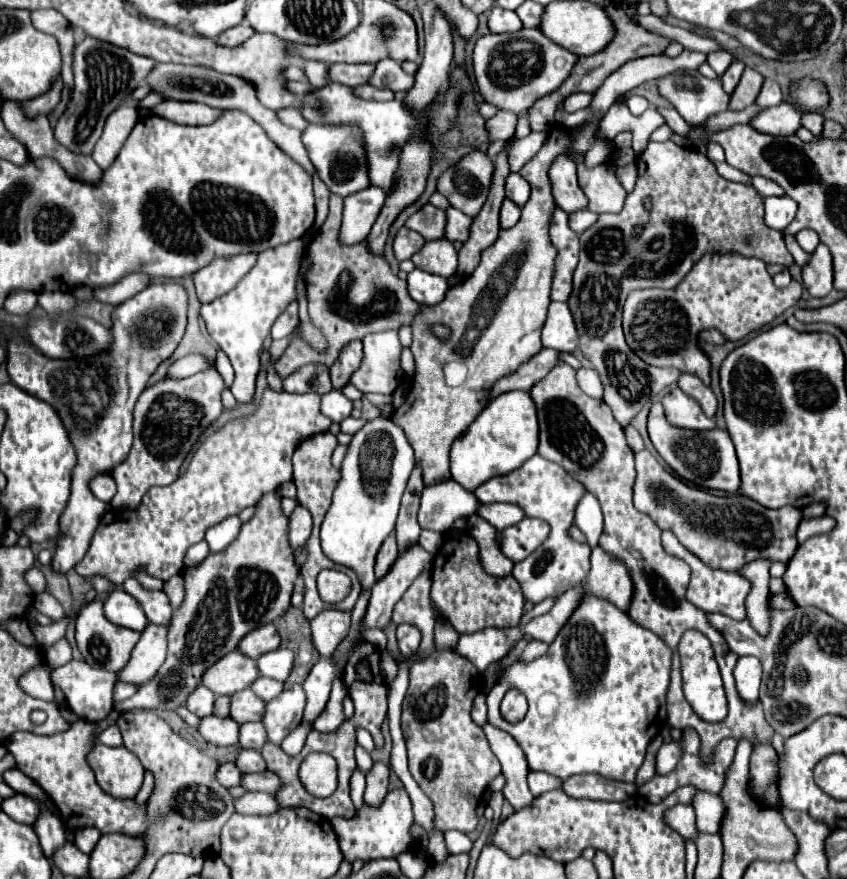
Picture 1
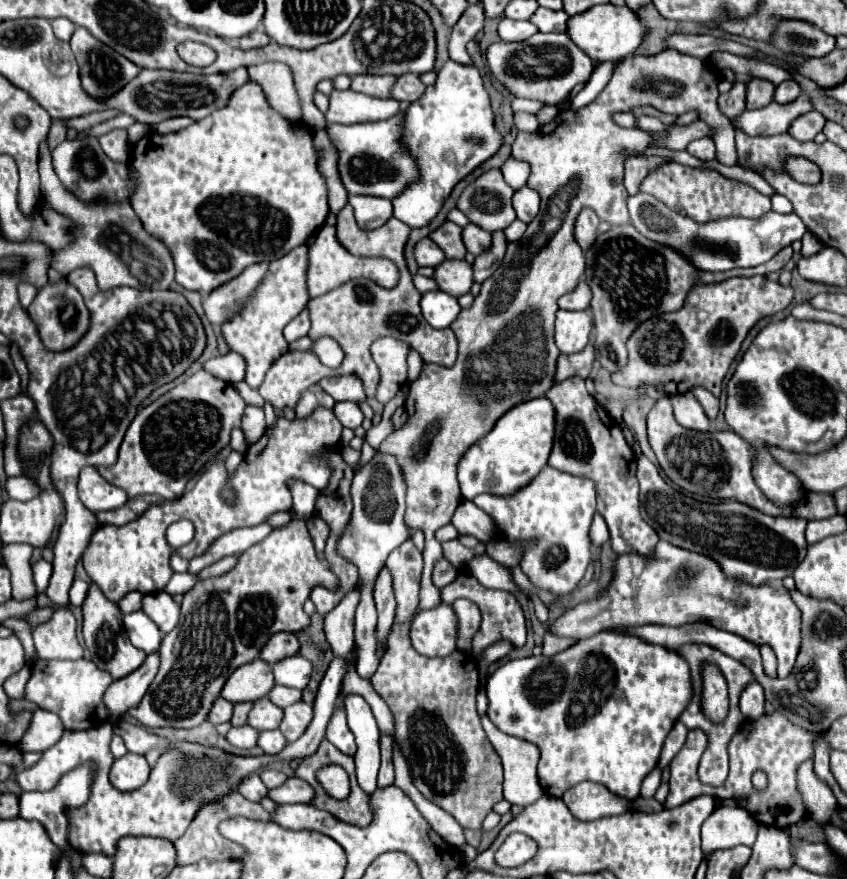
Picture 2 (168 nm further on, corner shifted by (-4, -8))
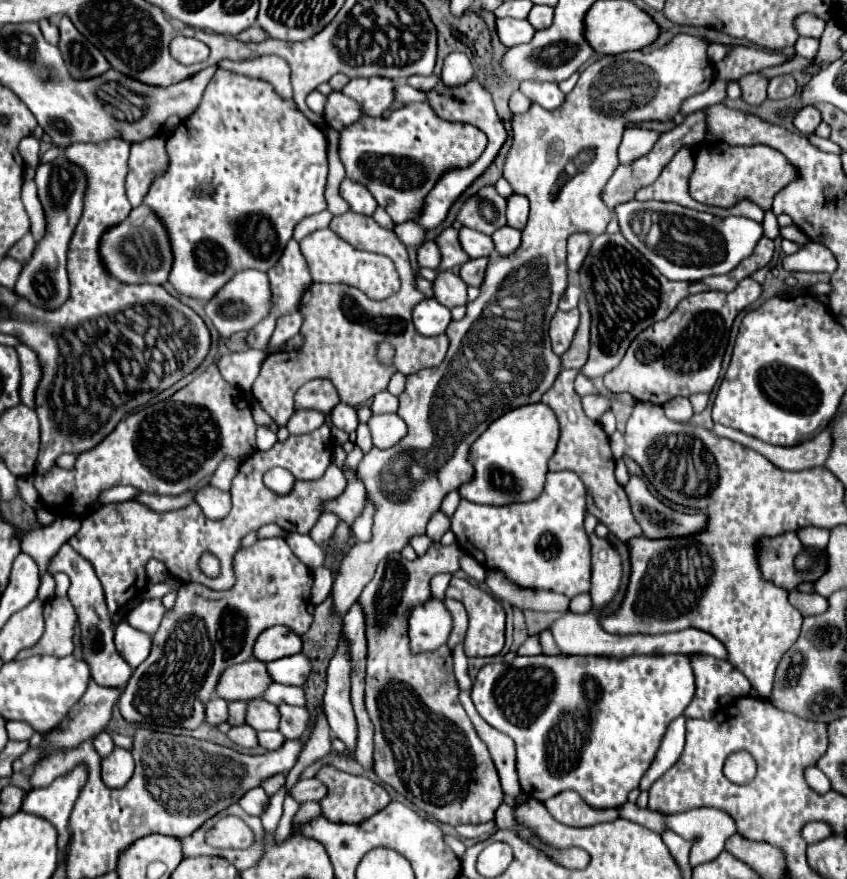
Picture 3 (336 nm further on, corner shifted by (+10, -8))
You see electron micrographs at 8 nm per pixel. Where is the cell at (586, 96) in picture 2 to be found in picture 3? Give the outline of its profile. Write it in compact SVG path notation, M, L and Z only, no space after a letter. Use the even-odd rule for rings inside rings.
M522 82L520 90L526 96L530 96L532 102L540 104L546 110L554 110L556 104L562 104L564 102L564 94L558 88L558 84L554 84L554 82L532 82L532 84Z

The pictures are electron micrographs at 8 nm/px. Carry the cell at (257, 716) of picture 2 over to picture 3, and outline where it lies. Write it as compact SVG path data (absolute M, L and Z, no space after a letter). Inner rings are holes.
M256 698L248 702L246 722L256 730L278 730L278 706L266 702L264 698Z

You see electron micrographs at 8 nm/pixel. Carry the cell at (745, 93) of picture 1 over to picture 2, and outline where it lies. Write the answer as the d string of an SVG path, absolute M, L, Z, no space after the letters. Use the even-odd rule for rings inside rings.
M752 78L746 84L746 110L754 110L754 108L764 108L772 102L774 96L774 84L762 78Z

